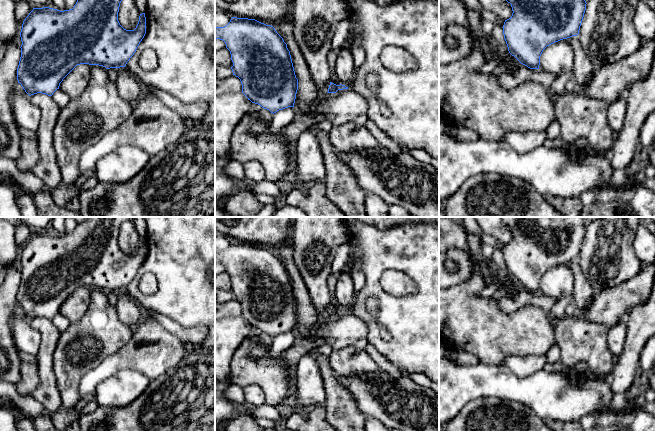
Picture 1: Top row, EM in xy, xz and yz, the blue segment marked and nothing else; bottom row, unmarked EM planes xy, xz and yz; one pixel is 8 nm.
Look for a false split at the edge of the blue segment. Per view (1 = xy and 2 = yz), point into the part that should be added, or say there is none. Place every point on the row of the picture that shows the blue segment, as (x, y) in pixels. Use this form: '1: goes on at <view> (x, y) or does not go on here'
1: does not go on here
2: does not go on here

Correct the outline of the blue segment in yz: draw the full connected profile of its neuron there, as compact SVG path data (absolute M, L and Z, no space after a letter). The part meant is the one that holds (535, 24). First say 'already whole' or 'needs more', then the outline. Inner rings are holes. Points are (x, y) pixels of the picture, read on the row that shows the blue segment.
already whole; M506 0L511 4L512 16L505 20L503 34L509 53L530 69L539 69L543 50L560 40L577 36L586 10L585 0Z

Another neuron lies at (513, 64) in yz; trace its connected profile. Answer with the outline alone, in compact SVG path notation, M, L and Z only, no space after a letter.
M510 56L510 61L508 62L508 68L512 70L514 73L512 75L516 75L521 63L514 57Z

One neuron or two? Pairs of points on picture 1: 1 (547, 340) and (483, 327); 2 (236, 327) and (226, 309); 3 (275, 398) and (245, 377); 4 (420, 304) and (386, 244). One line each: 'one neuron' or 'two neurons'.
1: one neuron
2: two neurons
3: one neuron
4: one neuron

